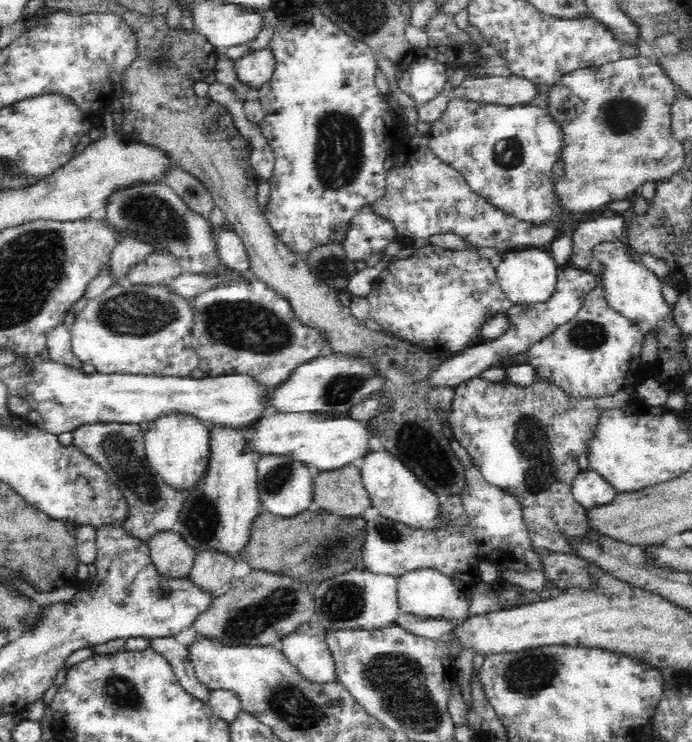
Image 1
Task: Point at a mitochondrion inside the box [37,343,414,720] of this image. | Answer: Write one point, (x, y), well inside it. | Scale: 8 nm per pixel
(247, 622)

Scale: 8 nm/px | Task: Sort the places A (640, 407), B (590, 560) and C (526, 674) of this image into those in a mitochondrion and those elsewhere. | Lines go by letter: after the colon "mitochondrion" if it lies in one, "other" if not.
A: other
B: other
C: mitochondrion

